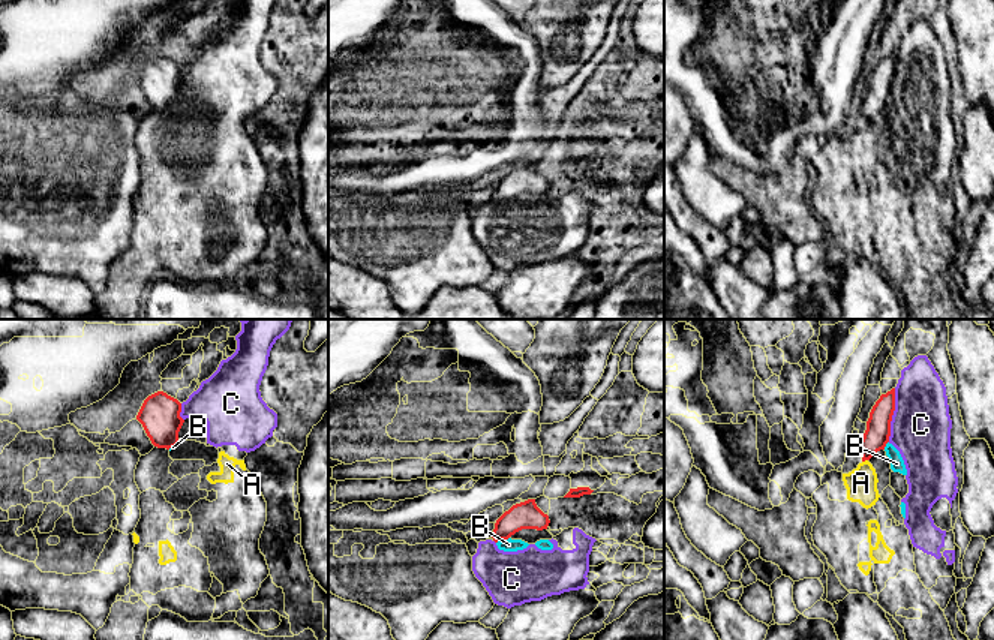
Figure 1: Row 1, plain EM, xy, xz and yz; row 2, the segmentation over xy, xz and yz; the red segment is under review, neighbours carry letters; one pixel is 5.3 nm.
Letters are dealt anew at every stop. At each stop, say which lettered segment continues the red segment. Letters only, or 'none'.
none

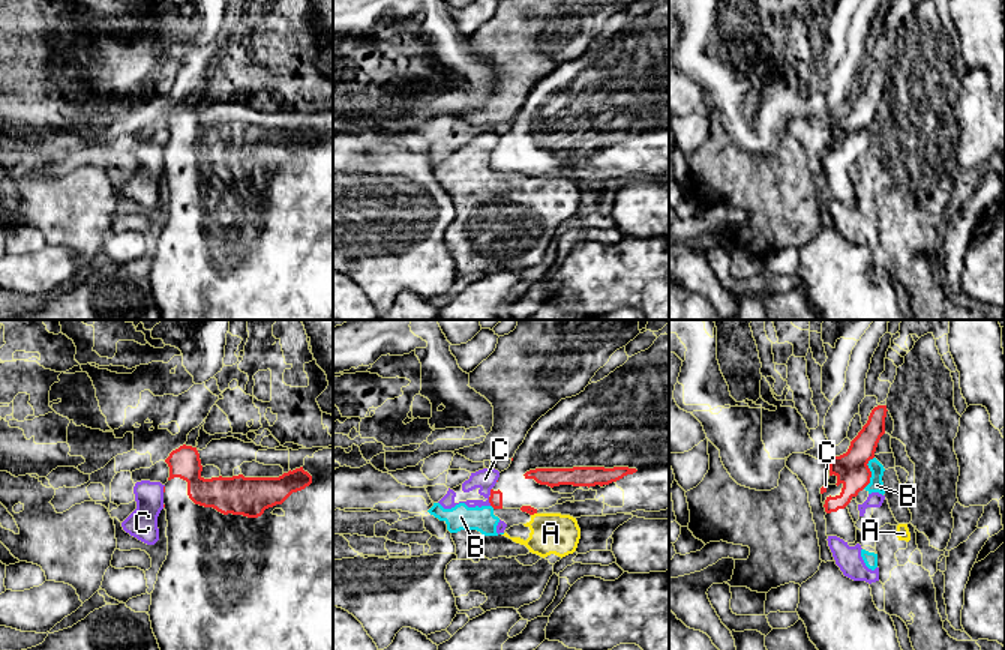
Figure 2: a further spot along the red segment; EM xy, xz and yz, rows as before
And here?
none

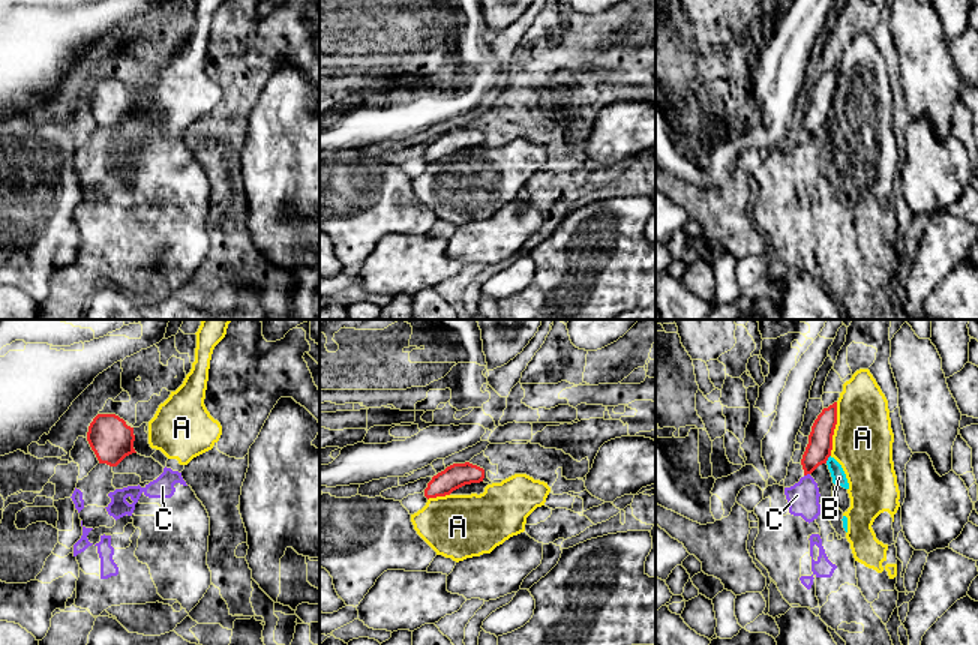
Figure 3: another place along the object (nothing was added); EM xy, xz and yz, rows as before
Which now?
none

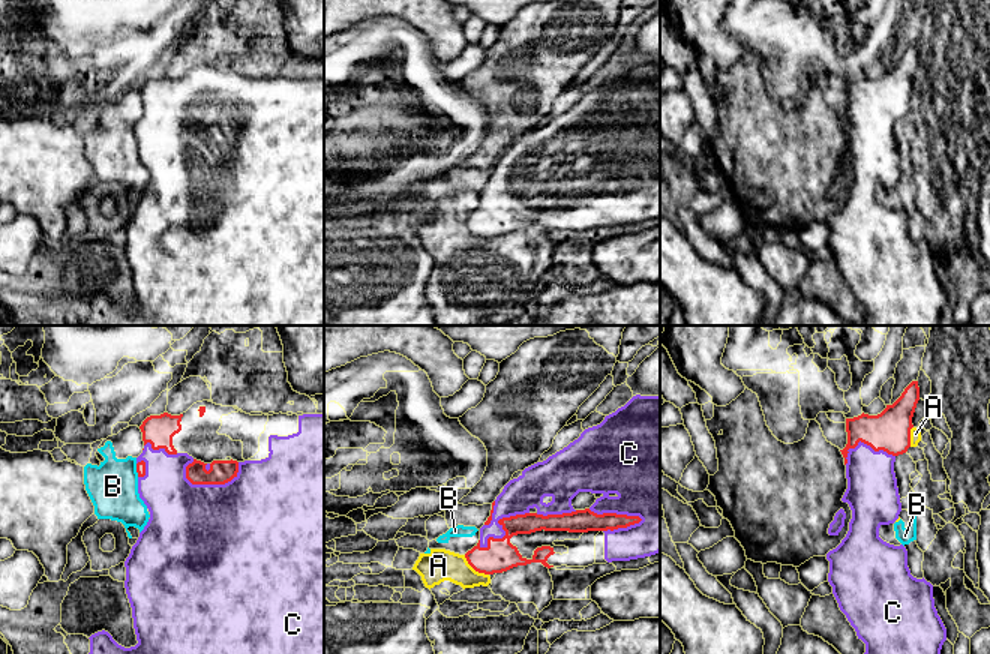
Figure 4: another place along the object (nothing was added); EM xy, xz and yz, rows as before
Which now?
C

